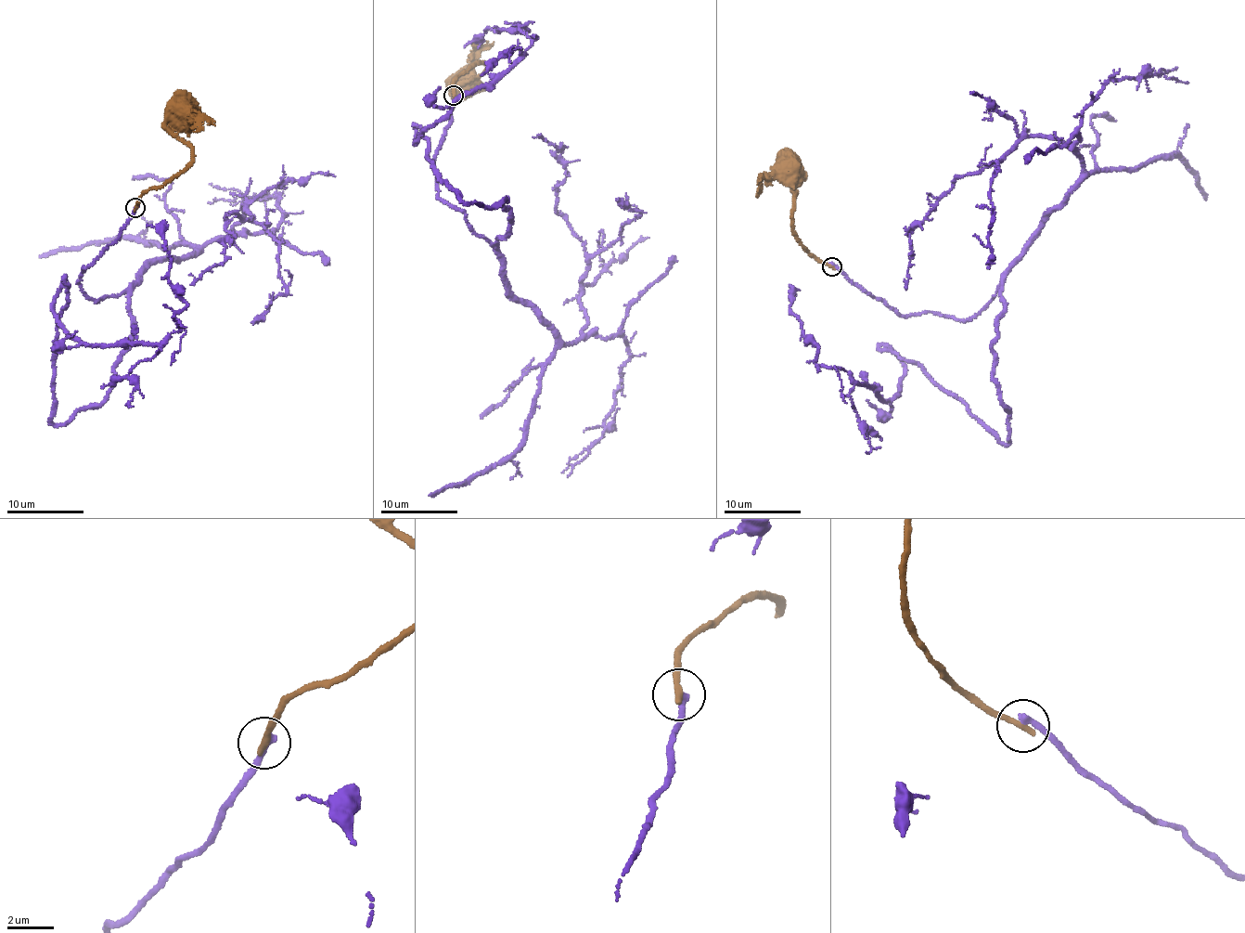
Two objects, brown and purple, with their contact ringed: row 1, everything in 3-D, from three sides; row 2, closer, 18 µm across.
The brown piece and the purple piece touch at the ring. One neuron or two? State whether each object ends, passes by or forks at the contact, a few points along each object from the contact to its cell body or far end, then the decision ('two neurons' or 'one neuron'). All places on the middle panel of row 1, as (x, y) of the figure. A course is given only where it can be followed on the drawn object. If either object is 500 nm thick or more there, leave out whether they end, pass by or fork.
brown ends; purple ends; course brown (453, 95), (455, 79), (483, 62), (486, 66), (482, 72), (463, 85); course purple (455, 95), (436, 190), (494, 243), (506, 198), (465, 203), (416, 142), (531, 38), (488, 29), (464, 47); two neurons

